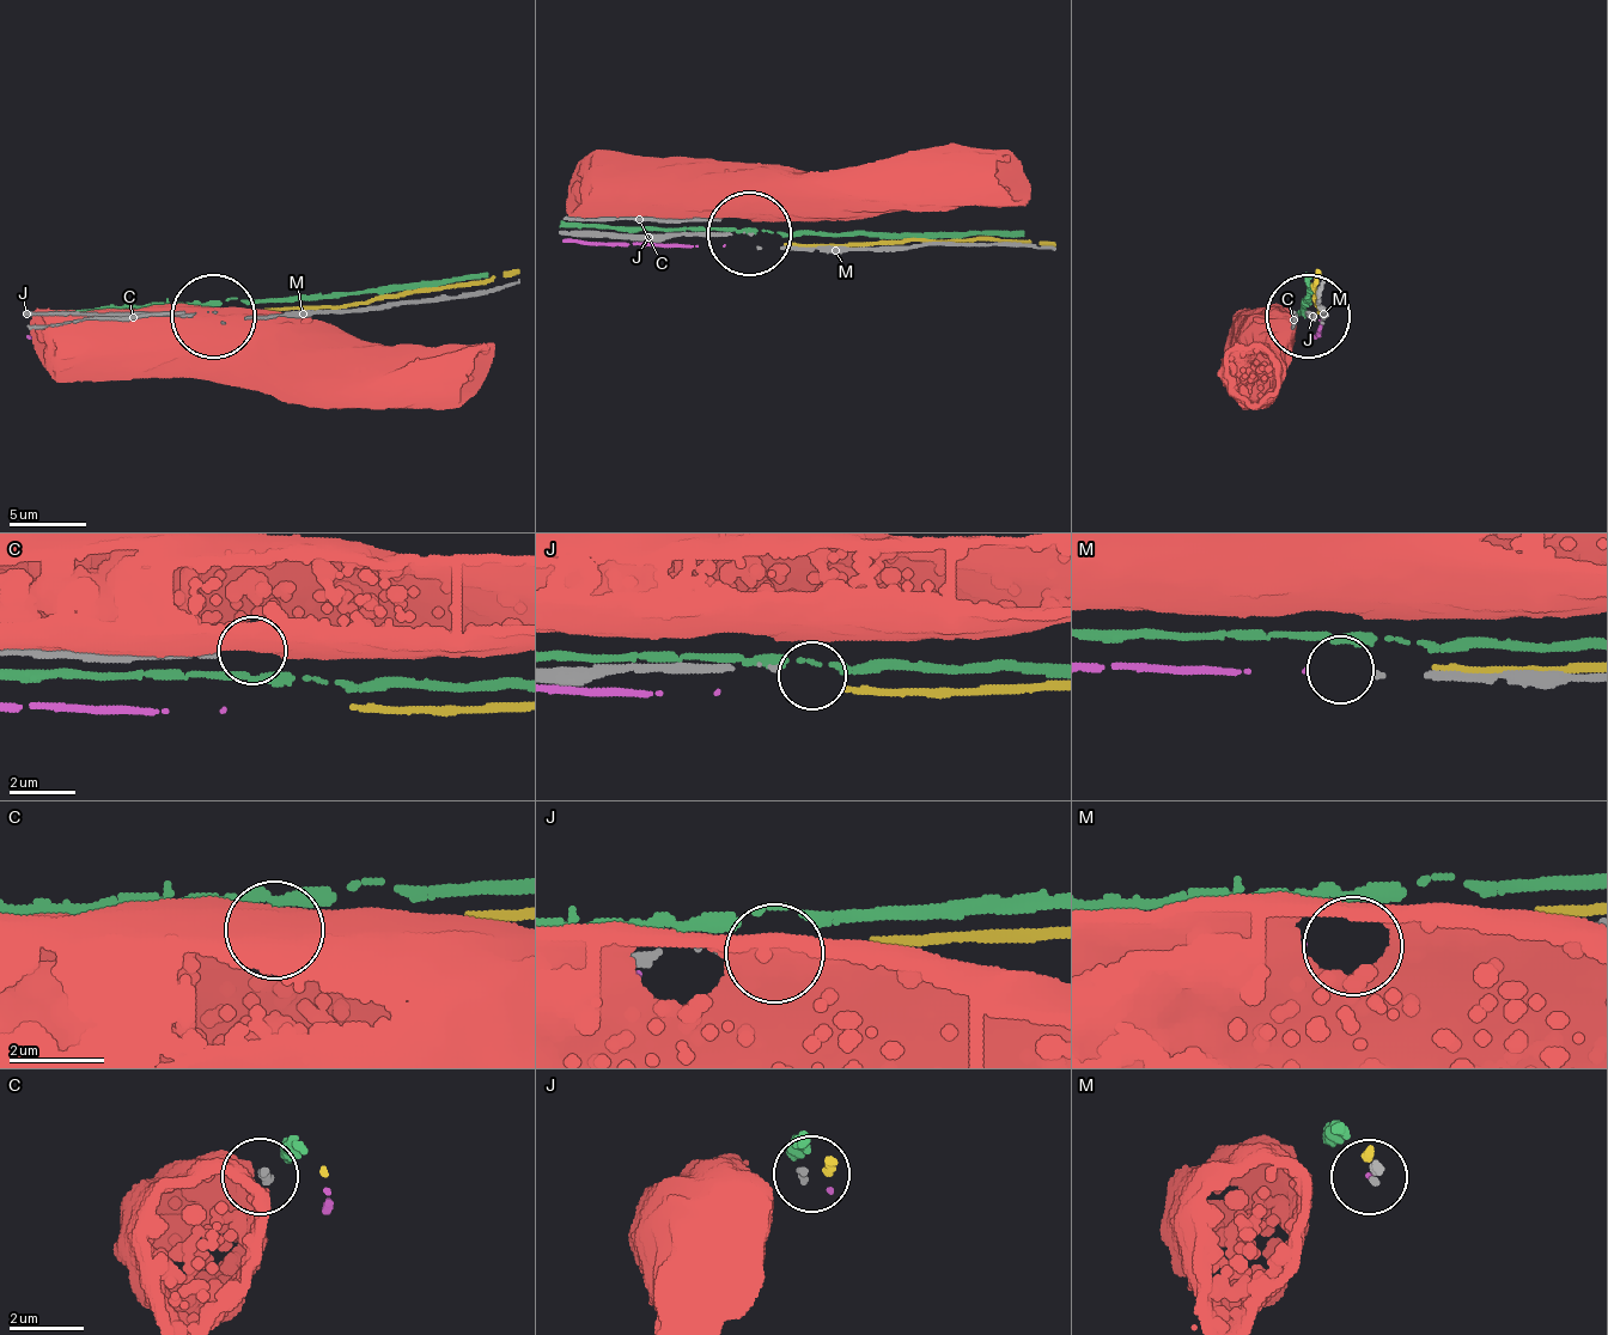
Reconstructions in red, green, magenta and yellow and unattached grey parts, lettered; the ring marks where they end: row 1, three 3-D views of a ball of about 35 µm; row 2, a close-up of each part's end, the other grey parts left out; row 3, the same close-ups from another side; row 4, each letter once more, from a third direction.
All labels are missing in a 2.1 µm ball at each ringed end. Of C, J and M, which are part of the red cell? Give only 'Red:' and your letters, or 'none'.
Red: none

